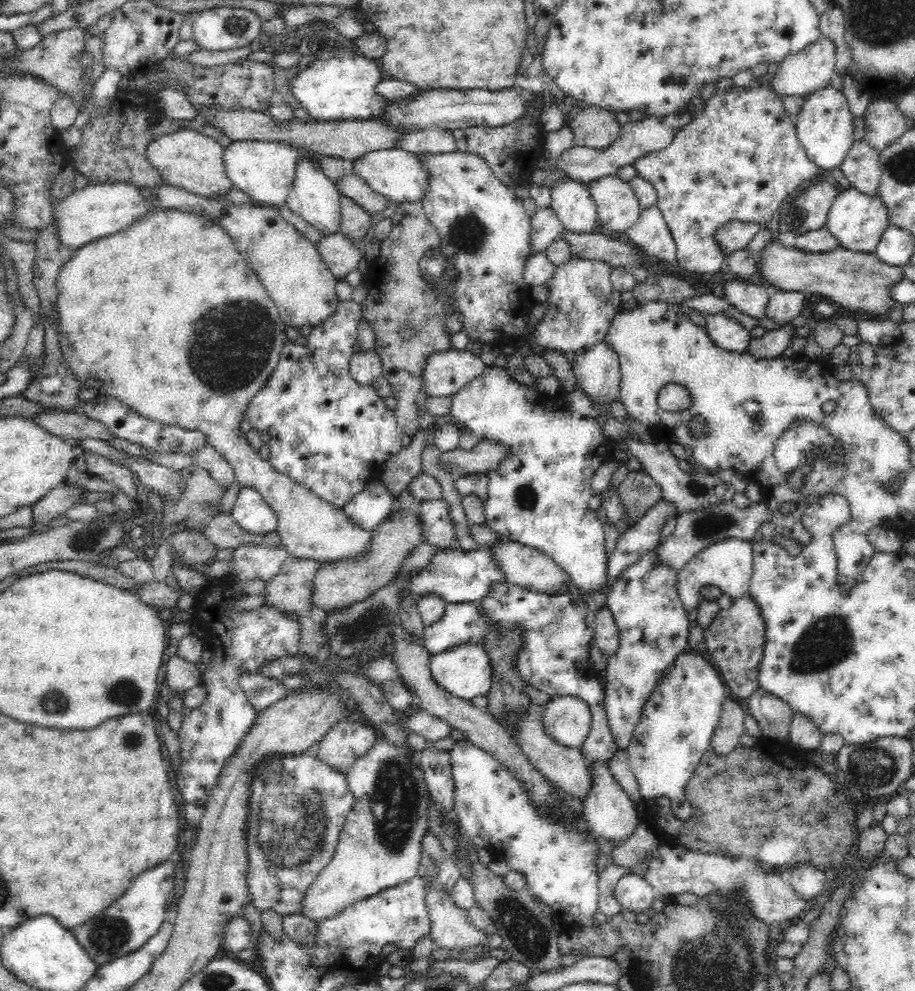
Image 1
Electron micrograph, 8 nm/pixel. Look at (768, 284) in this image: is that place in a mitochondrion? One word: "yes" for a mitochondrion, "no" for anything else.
no

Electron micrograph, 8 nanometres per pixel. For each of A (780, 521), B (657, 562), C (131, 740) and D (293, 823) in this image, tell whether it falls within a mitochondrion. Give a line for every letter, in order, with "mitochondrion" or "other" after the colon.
A: other
B: other
C: mitochondrion
D: mitochondrion

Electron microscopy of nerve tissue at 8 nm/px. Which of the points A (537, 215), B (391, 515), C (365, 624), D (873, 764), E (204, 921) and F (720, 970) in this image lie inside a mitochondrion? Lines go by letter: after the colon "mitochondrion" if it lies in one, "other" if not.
A: other
B: other
C: mitochondrion
D: mitochondrion
E: other
F: mitochondrion

